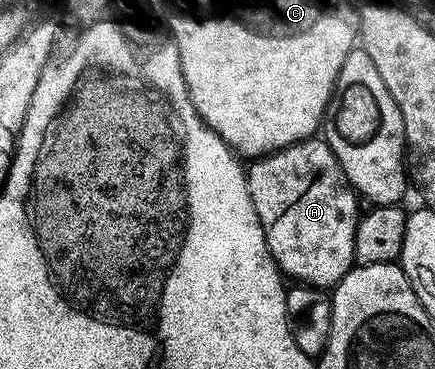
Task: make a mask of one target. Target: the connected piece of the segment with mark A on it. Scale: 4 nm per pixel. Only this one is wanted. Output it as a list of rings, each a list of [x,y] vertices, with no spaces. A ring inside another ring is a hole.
[[[309,138],[287,145],[279,152],[253,159],[247,165],[248,198],[254,202],[254,210],[264,226],[264,237],[277,269],[285,277],[293,276],[304,284],[313,284],[316,290],[331,290],[354,266],[354,234],[356,233],[357,193],[344,177],[336,155],[320,138]],[[272,180],[272,185],[267,184]]]

